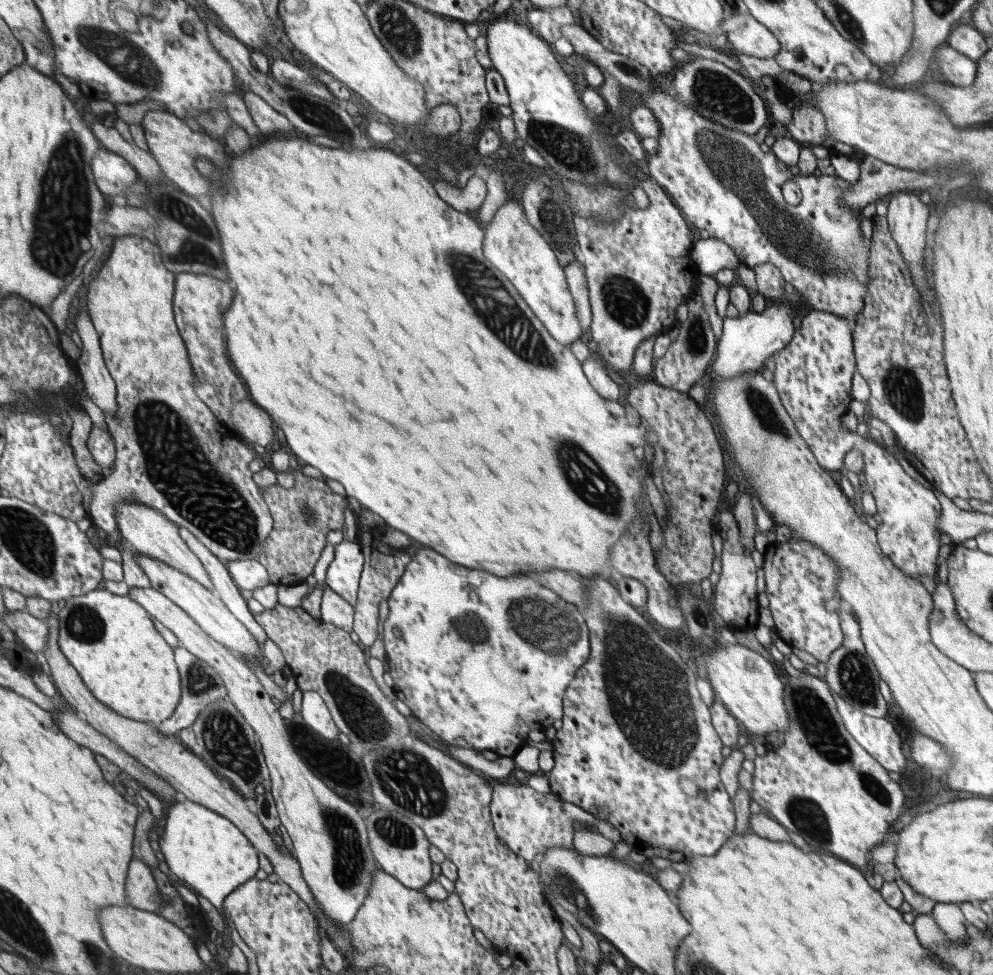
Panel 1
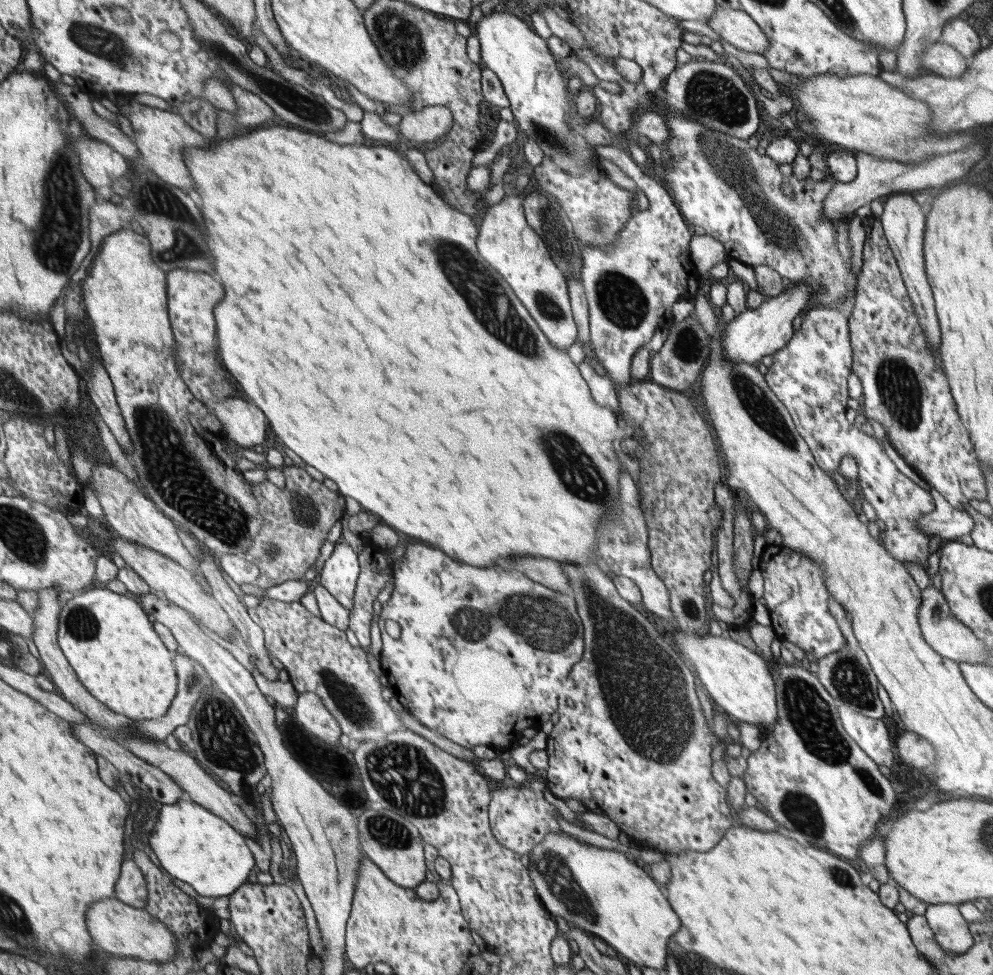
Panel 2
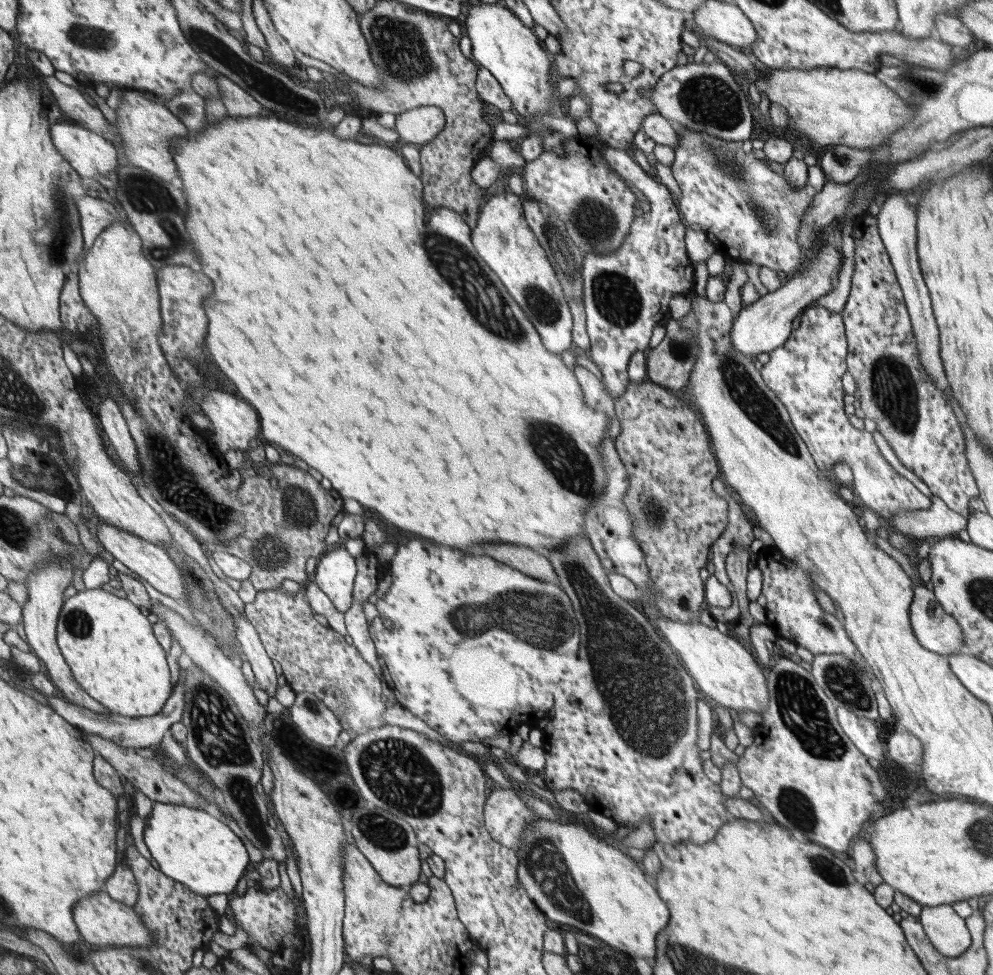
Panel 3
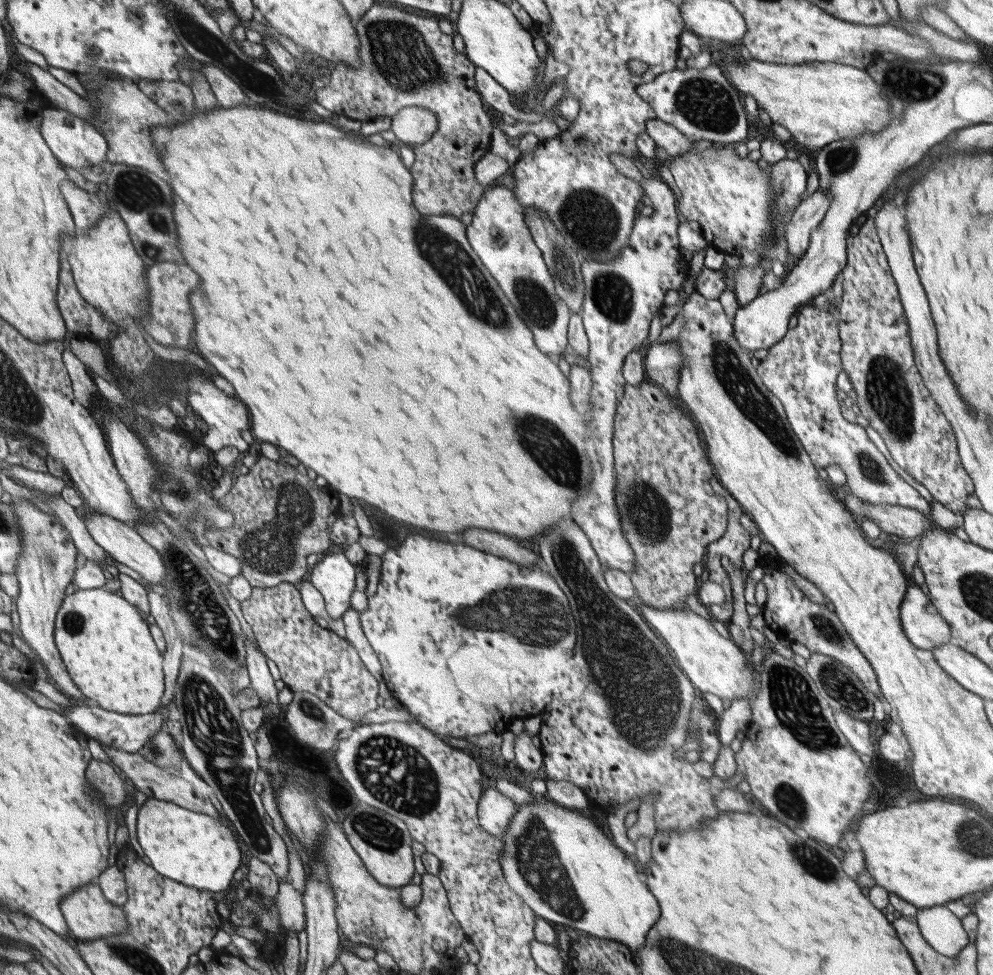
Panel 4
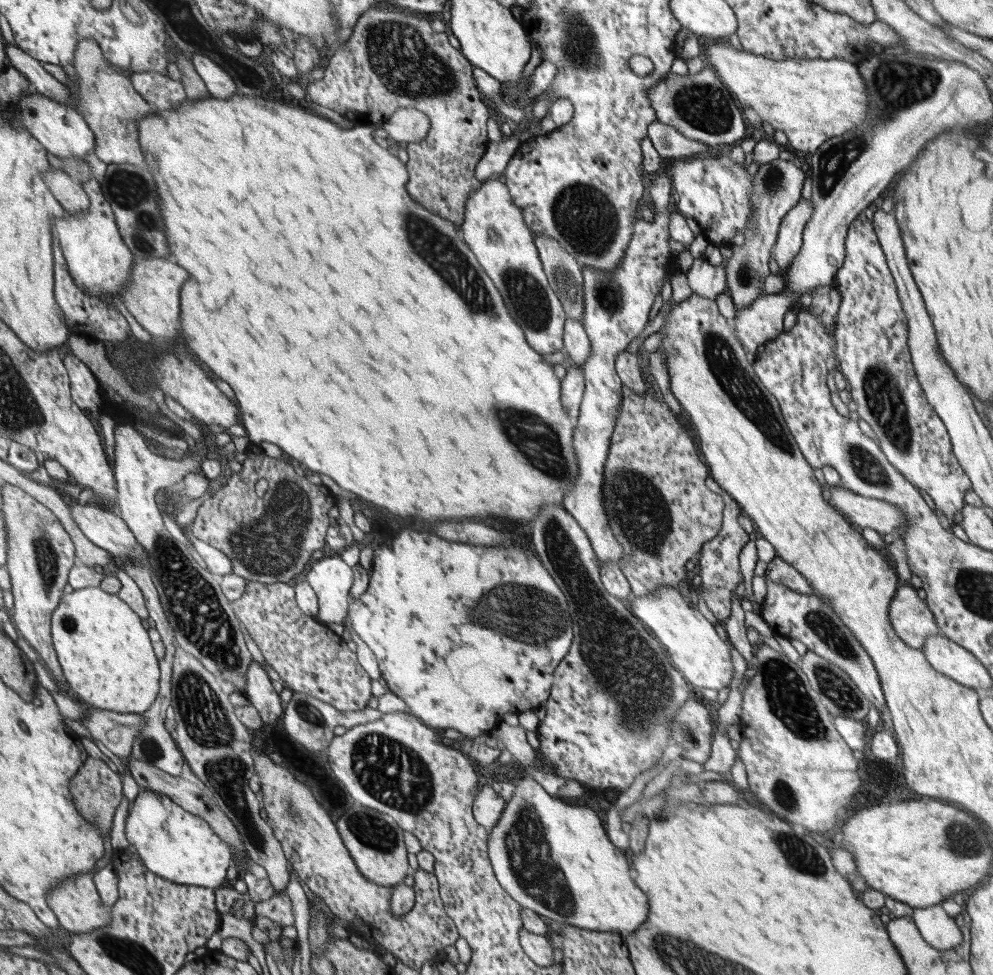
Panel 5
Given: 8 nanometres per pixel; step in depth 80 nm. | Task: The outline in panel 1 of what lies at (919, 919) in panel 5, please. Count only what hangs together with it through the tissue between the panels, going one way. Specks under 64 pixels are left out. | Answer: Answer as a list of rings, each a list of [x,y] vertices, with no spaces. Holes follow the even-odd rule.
[[[936,903],[931,913],[936,926],[946,933],[951,941],[965,943],[967,939],[967,921],[957,903]]]

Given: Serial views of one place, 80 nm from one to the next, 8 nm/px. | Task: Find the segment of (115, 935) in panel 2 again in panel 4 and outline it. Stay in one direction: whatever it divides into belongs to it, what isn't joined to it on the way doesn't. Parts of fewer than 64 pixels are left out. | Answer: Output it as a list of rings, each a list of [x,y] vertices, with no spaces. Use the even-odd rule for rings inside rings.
[[[96,881],[85,884],[77,888],[73,894],[63,898],[60,912],[63,912],[64,920],[70,930],[72,939],[77,940],[96,940],[111,934],[124,934],[129,930],[126,913],[122,912],[122,906],[108,901],[104,892]]]

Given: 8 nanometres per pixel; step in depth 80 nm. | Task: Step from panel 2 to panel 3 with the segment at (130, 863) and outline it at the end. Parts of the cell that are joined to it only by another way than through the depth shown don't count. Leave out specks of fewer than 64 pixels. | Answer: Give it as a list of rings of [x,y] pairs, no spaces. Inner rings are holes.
[[[120,863],[106,882],[104,890],[114,899],[129,907],[139,902],[139,885],[128,864]]]

